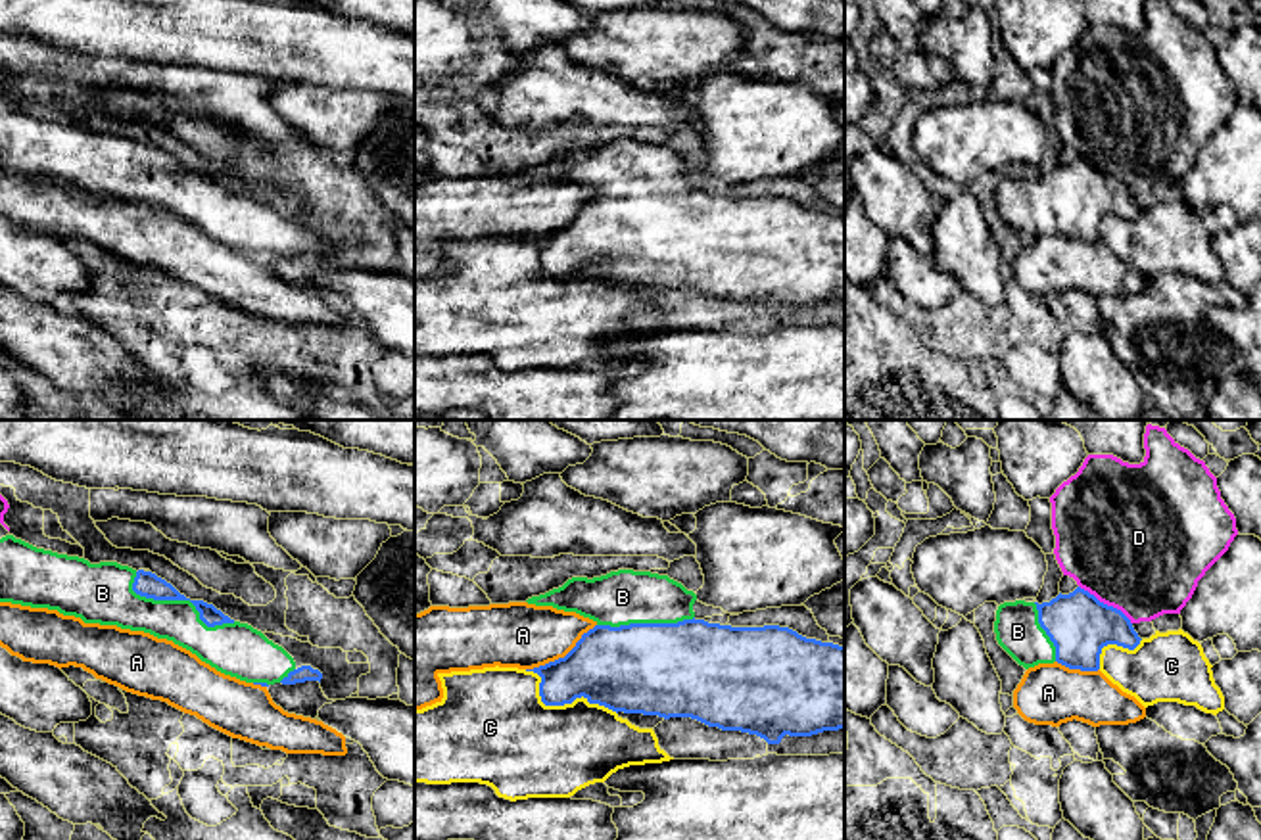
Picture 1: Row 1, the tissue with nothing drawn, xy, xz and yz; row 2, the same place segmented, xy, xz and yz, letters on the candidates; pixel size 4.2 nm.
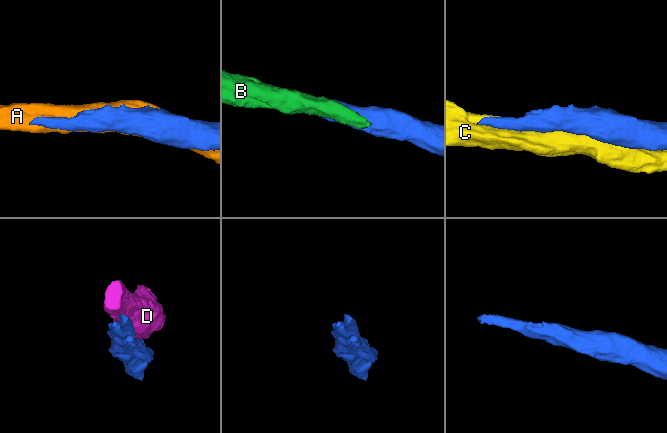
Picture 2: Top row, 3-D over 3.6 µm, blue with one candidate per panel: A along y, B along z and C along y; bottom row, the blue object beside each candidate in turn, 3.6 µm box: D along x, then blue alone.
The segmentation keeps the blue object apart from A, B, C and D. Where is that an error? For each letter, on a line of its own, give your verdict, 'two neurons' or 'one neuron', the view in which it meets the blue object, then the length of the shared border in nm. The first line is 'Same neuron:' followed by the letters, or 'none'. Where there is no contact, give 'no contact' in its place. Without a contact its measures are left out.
Same neuron: B
A: two neurons; meets blue in xz; contact 360 nm long
B: one neuron; meets blue in xy; contact 480 nm long
C: two neurons; meets blue in xz; contact 440 nm long
D: two neurons; meets blue in yz; contact 280 nm long

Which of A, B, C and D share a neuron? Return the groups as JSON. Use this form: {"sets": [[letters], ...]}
{"sets": [["A"], ["B"], ["C"], ["D"]]}

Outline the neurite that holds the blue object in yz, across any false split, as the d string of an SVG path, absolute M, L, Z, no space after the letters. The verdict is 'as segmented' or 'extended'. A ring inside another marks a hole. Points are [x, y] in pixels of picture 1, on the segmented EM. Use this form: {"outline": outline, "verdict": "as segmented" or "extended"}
{"outline": "M1081 587L1042 604L1000 604L994 633L998 644L1025 669L1058 662L1069 669L1098 671L1104 646L1134 650L1142 641L1121 610Z", "verdict": "extended"}

